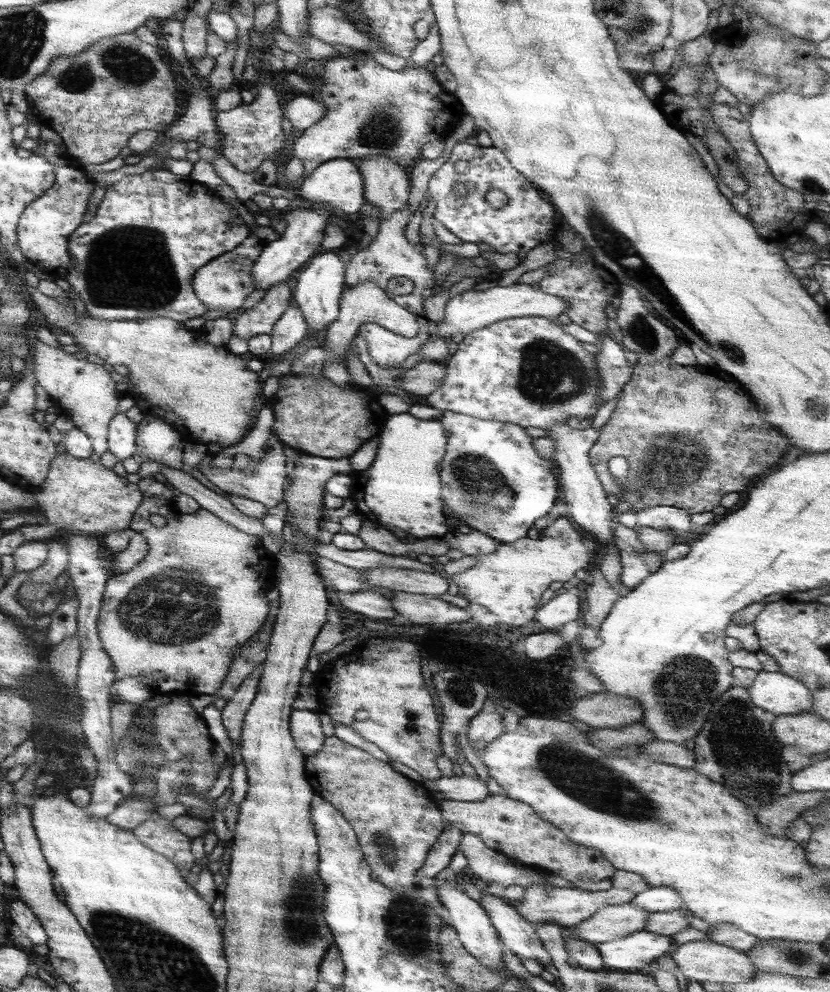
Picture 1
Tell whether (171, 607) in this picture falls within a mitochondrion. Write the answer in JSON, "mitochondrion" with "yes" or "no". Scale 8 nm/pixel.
{"mitochondrion":"yes"}

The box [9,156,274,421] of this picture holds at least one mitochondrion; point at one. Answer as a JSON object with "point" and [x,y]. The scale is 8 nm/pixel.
{"point":[162,290]}

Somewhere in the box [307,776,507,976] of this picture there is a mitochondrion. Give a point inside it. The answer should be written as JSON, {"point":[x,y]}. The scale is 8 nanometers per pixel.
{"point":[408,923]}

